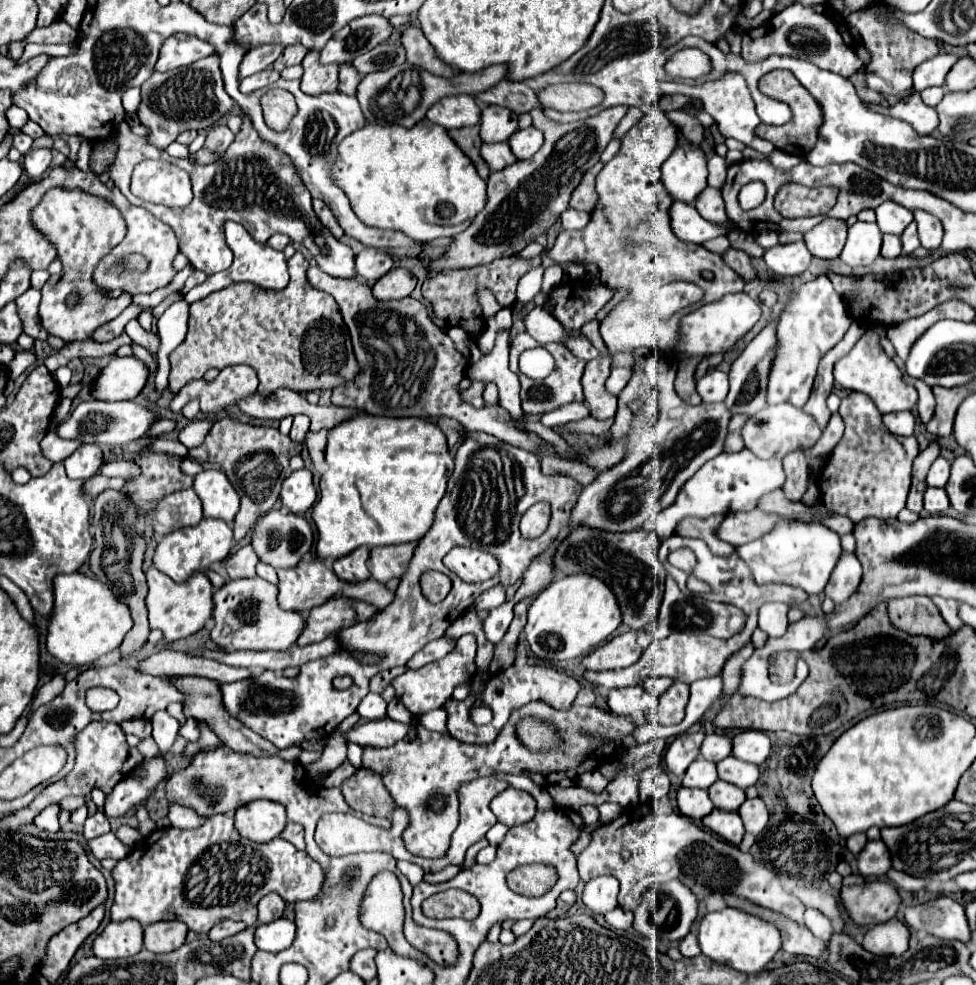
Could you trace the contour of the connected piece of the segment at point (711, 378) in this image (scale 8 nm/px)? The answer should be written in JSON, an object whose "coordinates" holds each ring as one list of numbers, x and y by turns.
{"coordinates":[[710,369,706,377,696,383,702,401,724,401,728,395,728,373,722,369]]}

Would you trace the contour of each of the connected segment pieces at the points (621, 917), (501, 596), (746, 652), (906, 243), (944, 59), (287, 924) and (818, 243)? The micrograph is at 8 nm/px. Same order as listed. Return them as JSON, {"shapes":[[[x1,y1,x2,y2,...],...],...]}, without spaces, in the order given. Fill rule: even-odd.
{"shapes":[[[616,907,612,913,606,913,604,917,612,929,620,929,620,931,630,929,632,921,634,921,634,915,630,911,622,911,620,907]],[[492,587,488,591,484,591,478,601,474,601,474,605,470,609,474,611,482,611,482,609,496,609,498,605,502,605,506,601,506,589,504,587]],[[746,643,740,651,736,651,726,663,724,663,724,667,722,667,722,677,724,677,724,691,726,693,734,693,736,691,736,683,740,681,740,665,752,655,752,651,754,651,754,647,752,647,752,643]],[[912,221,906,231,902,233,902,247,904,247,904,253,912,253,916,247,920,247,920,241,918,241,918,233,916,233,916,223]],[[938,53,938,55,922,61,914,69,914,89,922,91,928,87,944,85,944,77,956,61,958,61,958,57,952,53]],[[280,917,278,921,258,925,256,929,256,945,262,951,284,951,286,947,292,945,296,937,296,925,294,921]],[[824,219,804,235,808,251,818,259,836,259,846,243,846,221]]]}

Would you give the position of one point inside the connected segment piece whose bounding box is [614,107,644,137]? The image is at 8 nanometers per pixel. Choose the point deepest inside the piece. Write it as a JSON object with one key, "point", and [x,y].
{"point":[634,114]}

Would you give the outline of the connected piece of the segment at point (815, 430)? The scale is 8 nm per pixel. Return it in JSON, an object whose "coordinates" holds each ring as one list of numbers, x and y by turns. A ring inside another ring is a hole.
{"coordinates":[[790,403,768,405,766,409,758,411,754,417,750,417,750,421,742,429,744,445,756,457,762,457,762,459,782,459,782,457,786,457,786,453,792,453,794,449,808,451,814,447,814,443,820,439,820,435,822,435,822,429,814,421,814,417,810,417,804,409,794,407]]}

